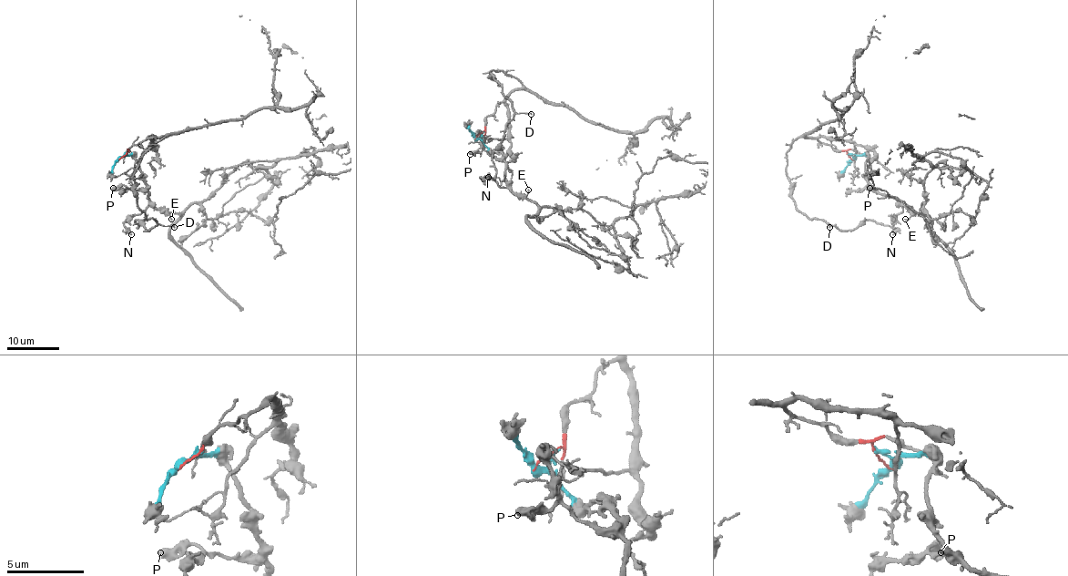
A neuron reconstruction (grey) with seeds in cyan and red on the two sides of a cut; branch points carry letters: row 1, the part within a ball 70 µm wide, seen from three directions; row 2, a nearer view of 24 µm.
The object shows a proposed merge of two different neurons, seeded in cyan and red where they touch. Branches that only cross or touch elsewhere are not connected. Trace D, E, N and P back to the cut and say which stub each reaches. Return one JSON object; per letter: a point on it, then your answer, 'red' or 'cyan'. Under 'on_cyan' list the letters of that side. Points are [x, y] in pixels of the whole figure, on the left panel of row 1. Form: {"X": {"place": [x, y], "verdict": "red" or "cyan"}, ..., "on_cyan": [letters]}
{"D": {"place": [174, 227], "verdict": "red"}, "E": {"place": [171, 219], "verdict": "cyan"}, "N": {"place": [131, 234], "verdict": "cyan"}, "P": {"place": [113, 188], "verdict": "cyan"}, "on_cyan": ["E", "N", "P"]}

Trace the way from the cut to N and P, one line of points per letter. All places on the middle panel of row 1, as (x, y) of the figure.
N: (475, 138), (490, 151), (496, 149), (503, 156), (505, 185), (500, 187), (491, 179), (481, 178), (487, 178)
P: (475, 138), (490, 151), (496, 149), (503, 156), (493, 158), (484, 150), (469, 154)

